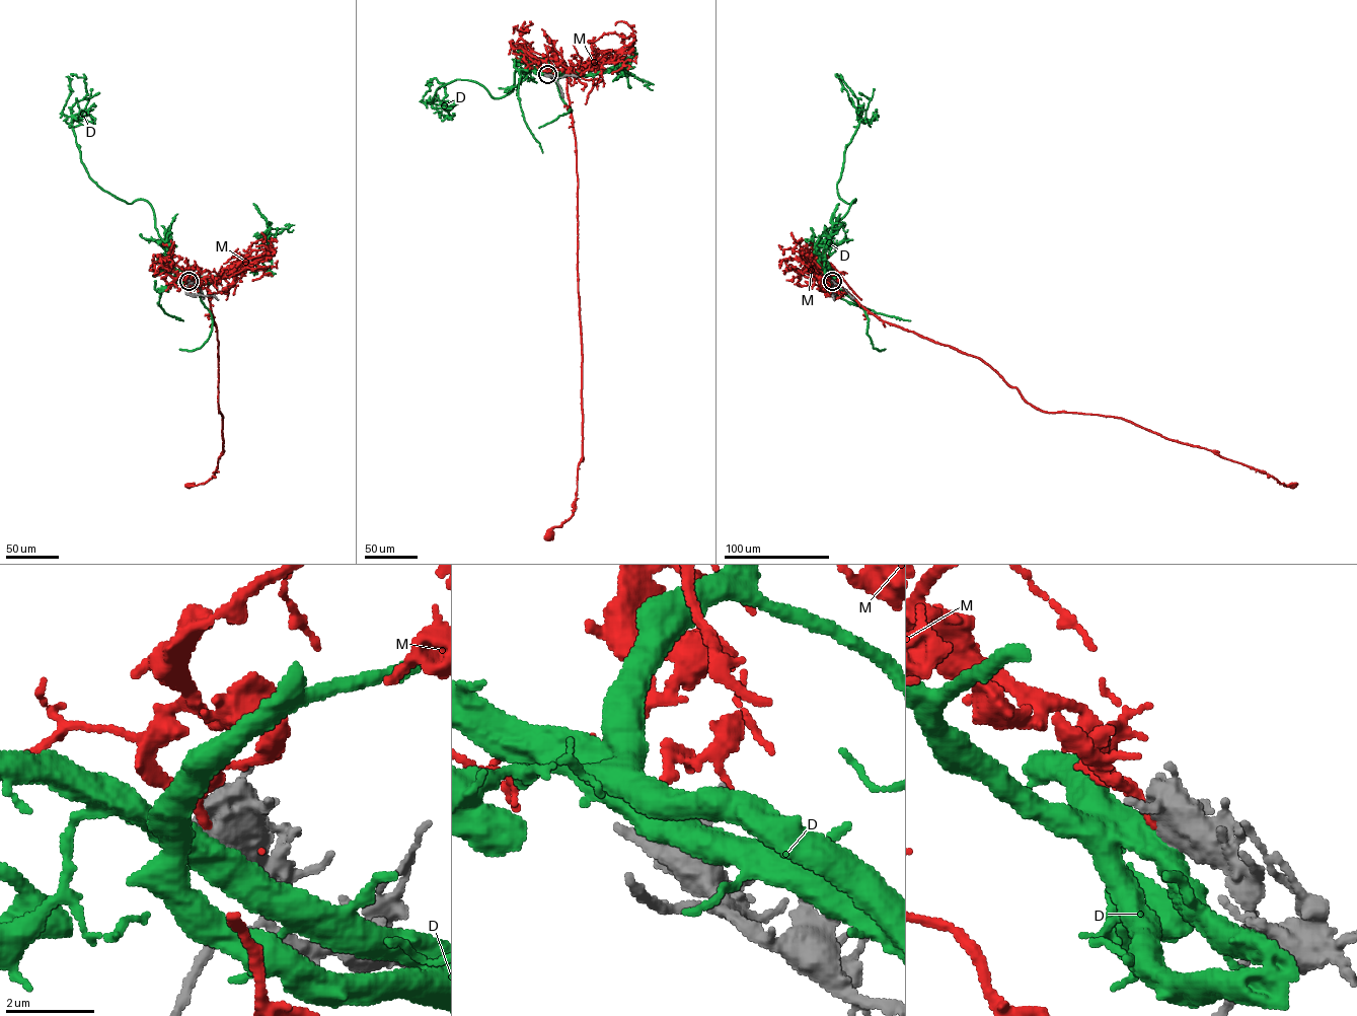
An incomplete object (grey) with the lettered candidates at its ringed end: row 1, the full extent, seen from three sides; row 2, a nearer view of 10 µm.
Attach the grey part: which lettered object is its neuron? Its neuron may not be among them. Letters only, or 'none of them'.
M

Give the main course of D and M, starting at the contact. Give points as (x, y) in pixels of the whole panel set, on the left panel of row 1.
D: (189, 281), (170, 266), (151, 205), (128, 204), (90, 177), (71, 109), (85, 96), (84, 78), (72, 76)
M: (189, 281), (192, 269), (207, 277), (223, 439), (214, 475), (190, 485)

